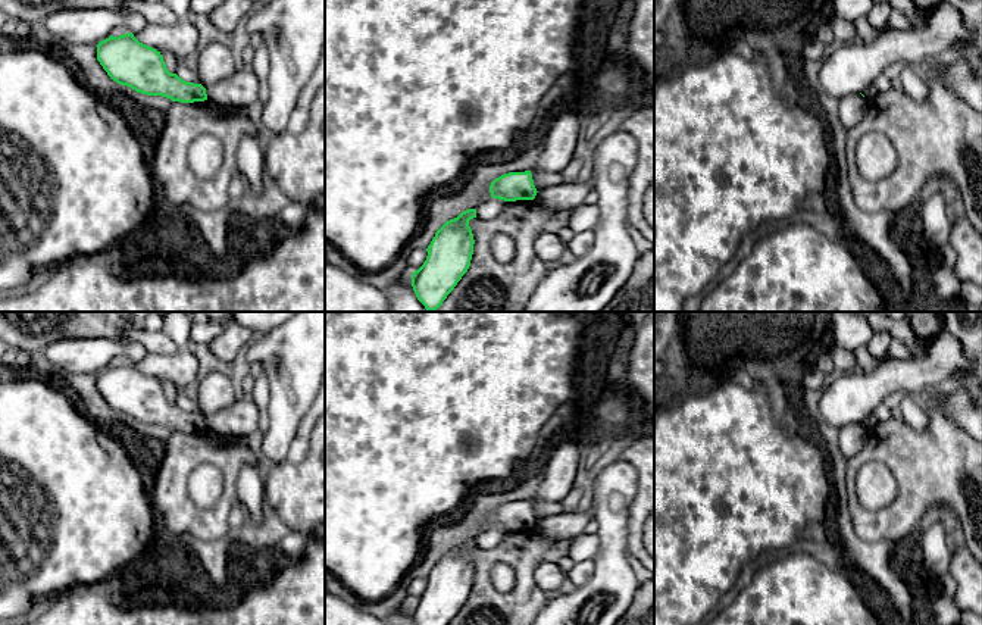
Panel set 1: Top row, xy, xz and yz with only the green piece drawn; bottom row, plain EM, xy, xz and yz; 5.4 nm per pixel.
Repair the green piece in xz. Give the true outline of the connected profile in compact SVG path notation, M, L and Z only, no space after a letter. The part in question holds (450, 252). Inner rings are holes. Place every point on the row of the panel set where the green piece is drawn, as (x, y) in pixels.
M467 209L447 221L428 246L426 260L412 274L412 287L428 312L435 312L467 272L473 254L469 221L476 209Z

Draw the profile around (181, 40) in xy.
M188 19L171 26L140 22L132 34L143 44L173 54L178 63L197 51L198 31Z

